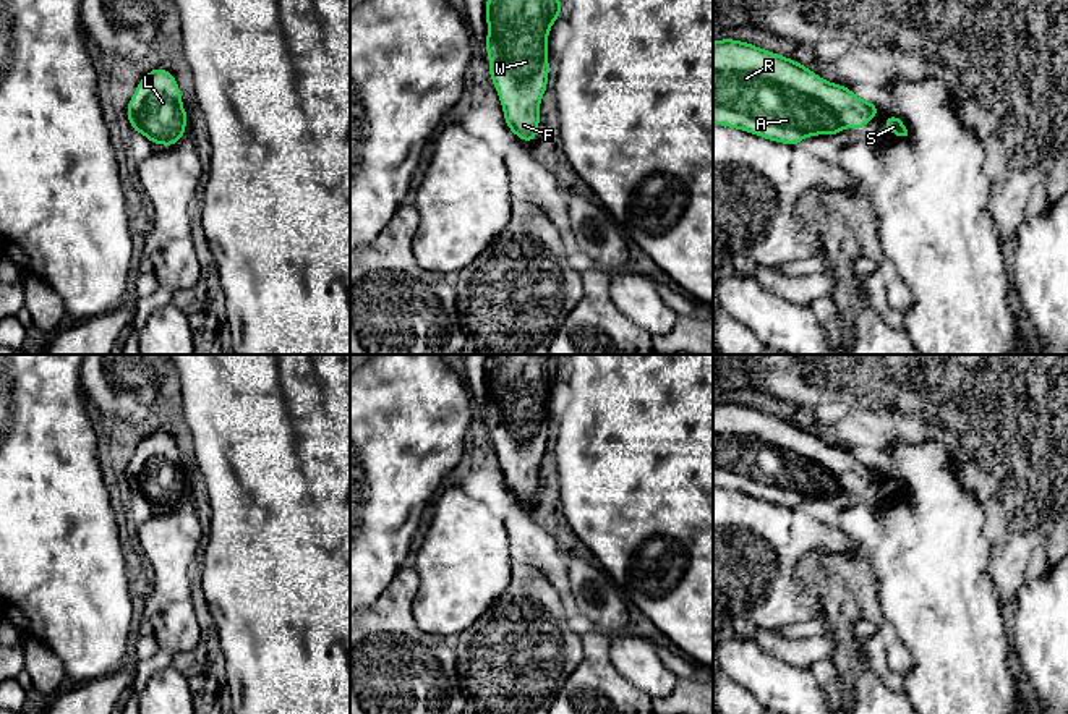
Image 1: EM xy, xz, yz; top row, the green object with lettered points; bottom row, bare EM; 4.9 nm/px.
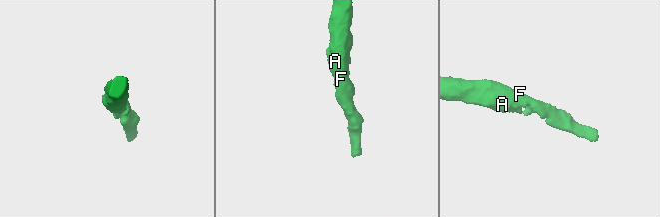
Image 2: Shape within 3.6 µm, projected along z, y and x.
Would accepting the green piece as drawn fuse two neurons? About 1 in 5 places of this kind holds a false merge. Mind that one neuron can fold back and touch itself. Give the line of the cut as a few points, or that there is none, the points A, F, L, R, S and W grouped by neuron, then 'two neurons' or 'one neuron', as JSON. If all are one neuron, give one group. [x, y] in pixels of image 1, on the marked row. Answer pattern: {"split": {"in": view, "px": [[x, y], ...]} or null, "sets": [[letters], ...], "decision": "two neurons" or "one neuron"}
{"split": null, "sets": [["A", "F", "L", "R", "S", "W"]], "decision": "one neuron"}

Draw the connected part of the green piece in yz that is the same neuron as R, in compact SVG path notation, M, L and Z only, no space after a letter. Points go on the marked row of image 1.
M736 39L713 42L715 125L797 146L807 136L835 136L848 126L862 131L877 112L878 104L859 99L846 86L828 83L792 58Z

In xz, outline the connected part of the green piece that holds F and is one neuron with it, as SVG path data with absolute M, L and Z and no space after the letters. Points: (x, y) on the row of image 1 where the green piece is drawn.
M486 0L489 78L501 99L507 128L522 141L535 142L540 102L548 87L548 36L562 15L559 0Z

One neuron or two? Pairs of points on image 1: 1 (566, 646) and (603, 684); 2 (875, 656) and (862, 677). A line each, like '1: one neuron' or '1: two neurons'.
1: two neurons
2: two neurons

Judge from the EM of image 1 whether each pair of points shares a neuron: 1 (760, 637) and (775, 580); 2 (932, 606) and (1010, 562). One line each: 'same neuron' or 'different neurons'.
1: different neurons
2: different neurons

